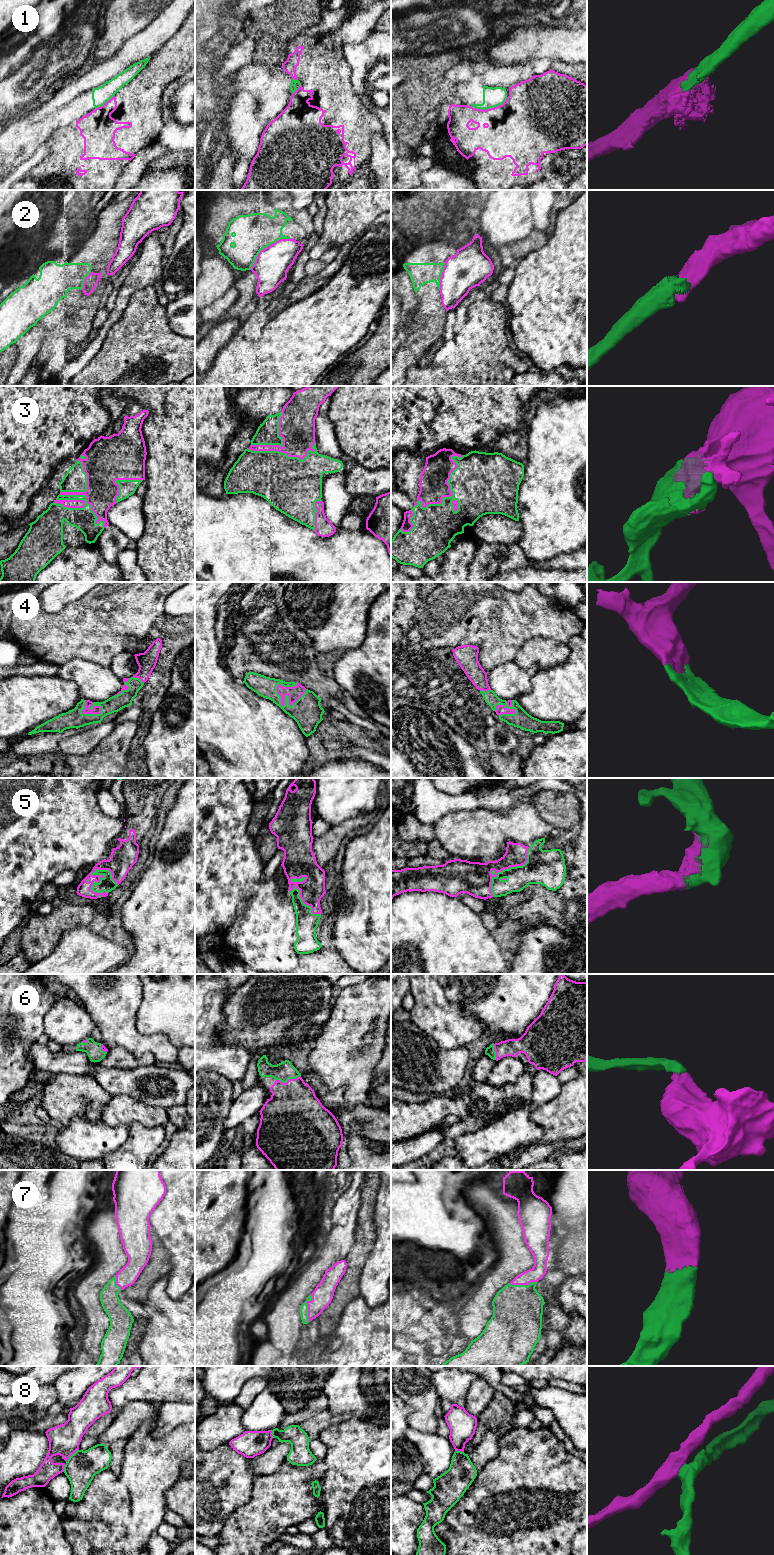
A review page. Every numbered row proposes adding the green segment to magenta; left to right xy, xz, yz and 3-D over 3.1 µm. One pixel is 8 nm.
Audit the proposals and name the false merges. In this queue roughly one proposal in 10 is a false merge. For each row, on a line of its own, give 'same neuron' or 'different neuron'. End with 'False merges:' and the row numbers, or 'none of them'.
1: different neuron
2: same neuron
3: same neuron
4: same neuron
5: same neuron
6: same neuron
7: same neuron
8: different neuron
False merges: 1, 8

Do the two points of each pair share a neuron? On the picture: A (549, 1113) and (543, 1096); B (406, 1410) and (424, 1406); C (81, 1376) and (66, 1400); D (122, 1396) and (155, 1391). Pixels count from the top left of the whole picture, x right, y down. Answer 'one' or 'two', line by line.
A: two
B: two
C: one
D: one

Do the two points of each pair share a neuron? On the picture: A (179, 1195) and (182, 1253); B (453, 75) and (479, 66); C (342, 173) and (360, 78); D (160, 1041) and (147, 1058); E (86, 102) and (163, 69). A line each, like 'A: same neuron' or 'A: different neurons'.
A: same neuron
B: different neurons
C: different neurons
D: different neurons
E: different neurons

